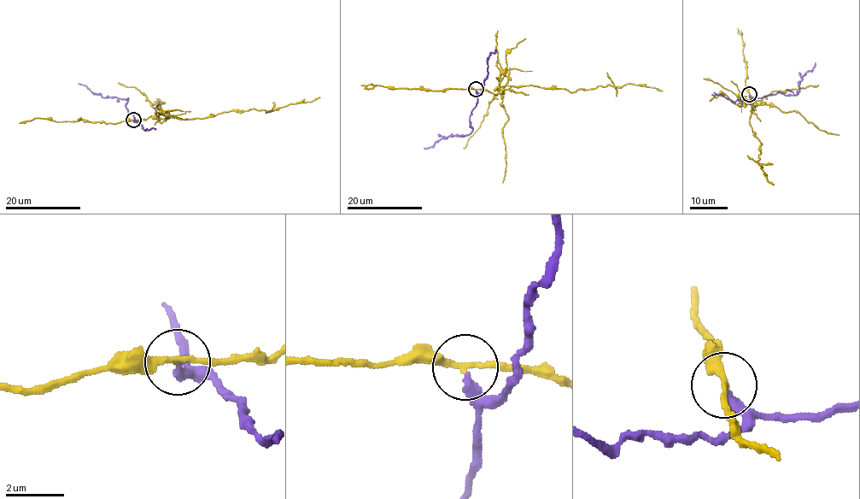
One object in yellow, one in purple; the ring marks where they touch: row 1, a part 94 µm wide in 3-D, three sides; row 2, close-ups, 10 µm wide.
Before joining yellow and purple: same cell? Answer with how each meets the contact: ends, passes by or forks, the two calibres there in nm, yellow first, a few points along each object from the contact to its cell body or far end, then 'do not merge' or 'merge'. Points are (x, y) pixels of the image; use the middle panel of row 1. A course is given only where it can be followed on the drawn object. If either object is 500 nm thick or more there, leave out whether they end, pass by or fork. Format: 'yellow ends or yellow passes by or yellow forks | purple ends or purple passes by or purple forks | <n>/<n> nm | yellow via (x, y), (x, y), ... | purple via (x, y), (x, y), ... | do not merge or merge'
yellow passes by | purple ends | 180/320 nm | yellow via (476, 89), (487, 90), (494, 94), (511, 86), (537, 85), (570, 91), (634, 84), (662, 90) | purple via (476, 90), (477, 102), (470, 116), (472, 131), (441, 138), (432, 146), (424, 148) | do not merge

